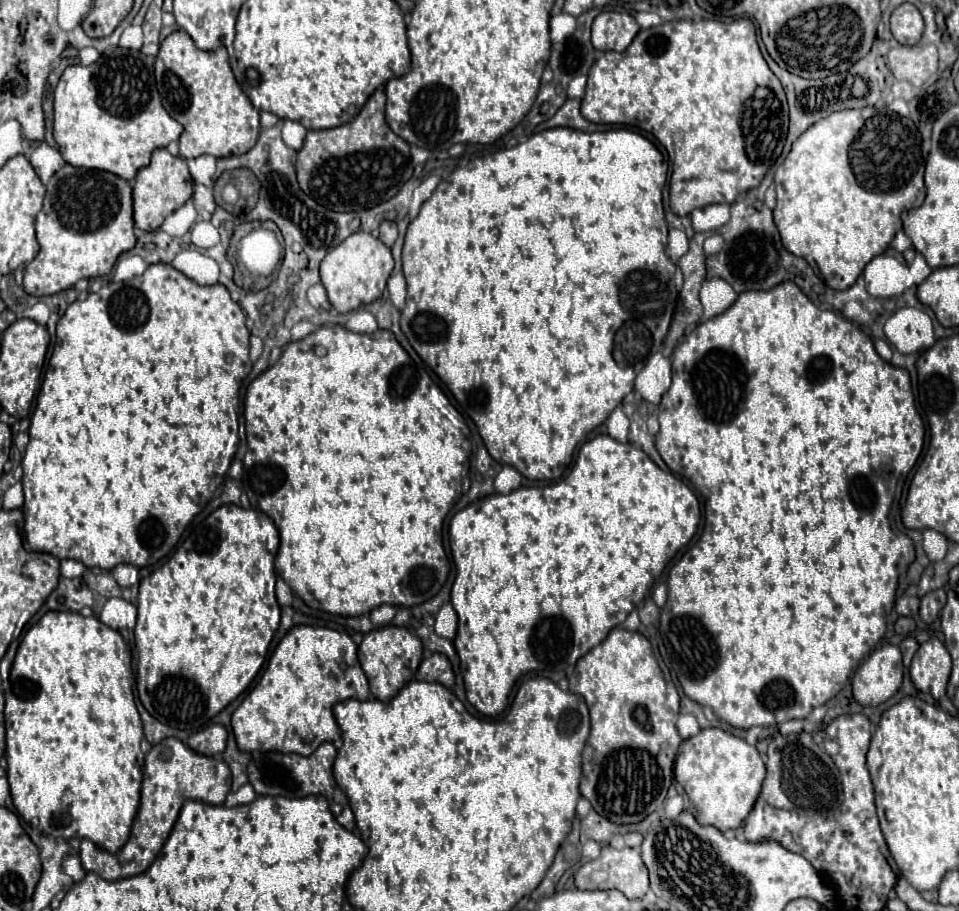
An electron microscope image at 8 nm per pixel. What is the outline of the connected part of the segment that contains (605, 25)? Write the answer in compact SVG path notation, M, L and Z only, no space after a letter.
M602 11L592 23L592 45L598 51L624 51L638 31L640 25L632 15Z

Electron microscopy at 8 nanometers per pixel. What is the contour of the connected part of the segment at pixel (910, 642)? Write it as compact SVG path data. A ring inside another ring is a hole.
M907 637L902 641L900 649L903 656L903 664L906 668L910 666L911 660L913 659L918 647L919 645L917 641L911 637Z

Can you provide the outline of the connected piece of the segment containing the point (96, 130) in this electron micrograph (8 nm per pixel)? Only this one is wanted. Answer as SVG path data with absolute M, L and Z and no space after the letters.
M116 47L114 57L100 57L90 67L70 65L62 73L54 89L54 139L66 163L72 167L110 171L126 181L150 163L150 155L158 147L168 147L170 141L182 135L182 125L174 121L162 107L154 83L154 57L140 51Z

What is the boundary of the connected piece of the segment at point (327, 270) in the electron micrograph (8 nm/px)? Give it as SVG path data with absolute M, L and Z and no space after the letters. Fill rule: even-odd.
M356 231L322 259L320 277L322 277L322 285L328 291L330 305L338 313L348 313L352 309L358 309L360 303L368 305L376 301L386 289L386 281L392 269L394 269L394 259L392 259L390 249L374 235Z

